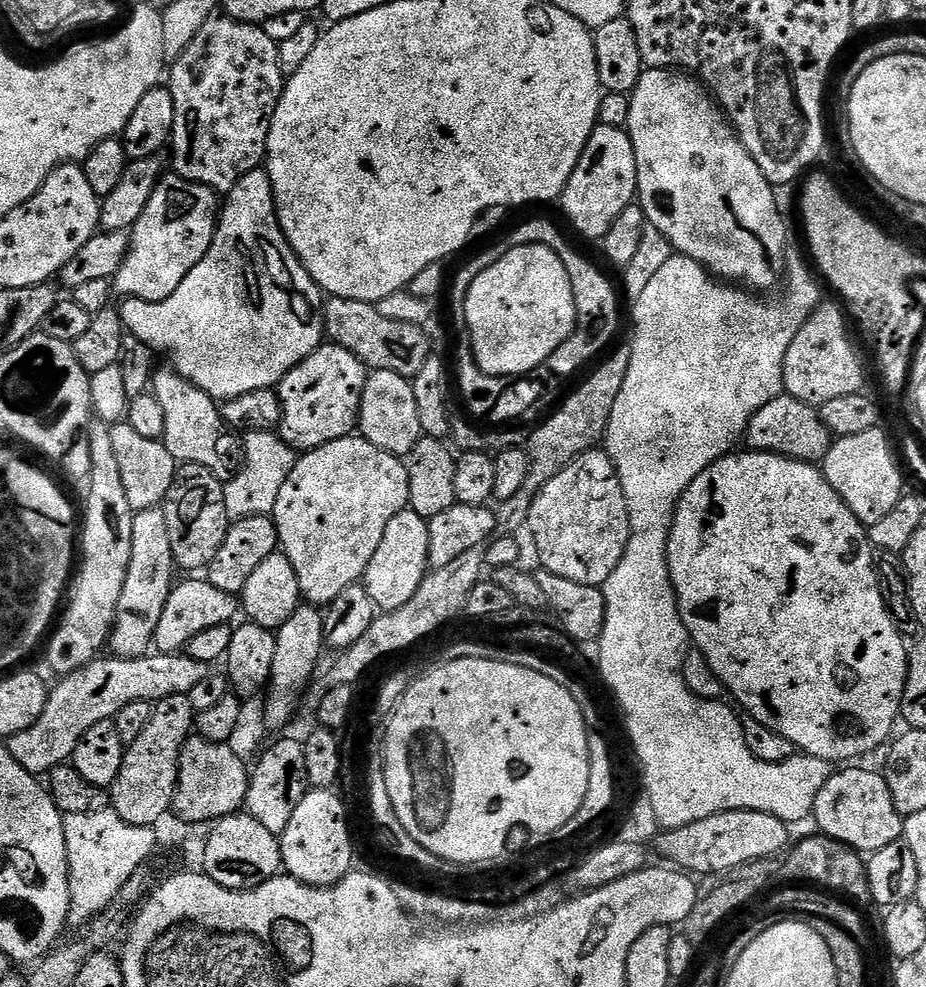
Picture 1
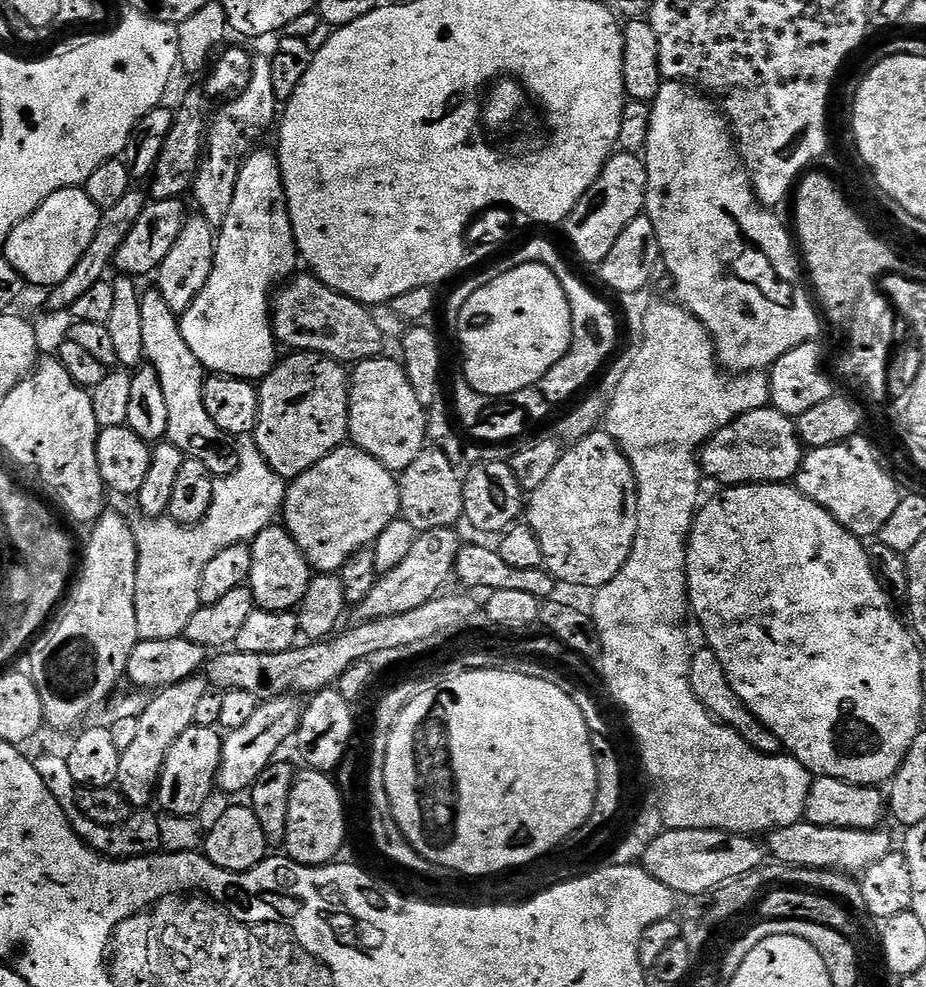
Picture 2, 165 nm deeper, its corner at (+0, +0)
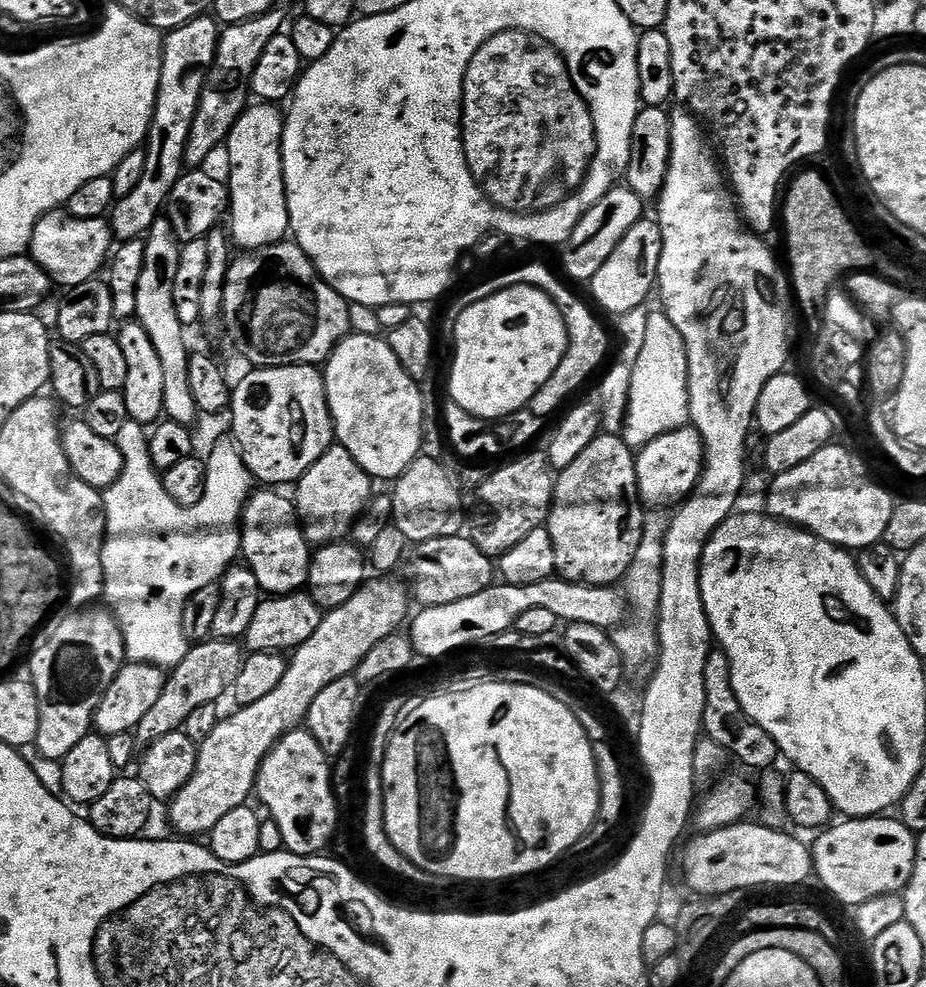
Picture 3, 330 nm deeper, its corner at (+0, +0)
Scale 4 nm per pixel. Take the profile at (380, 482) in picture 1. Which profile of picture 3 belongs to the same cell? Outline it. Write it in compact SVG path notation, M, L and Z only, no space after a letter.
M333 446L306 470L306 474L294 485L294 503L304 536L312 546L323 546L341 541L349 535L350 529L361 519L374 496L373 477L368 475L350 454L350 450Z

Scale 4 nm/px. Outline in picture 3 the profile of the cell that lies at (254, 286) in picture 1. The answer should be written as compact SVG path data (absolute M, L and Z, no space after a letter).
M256 102L245 108L226 141L232 167L226 175L230 220L232 216L230 236L240 244L249 244L252 250L275 244L290 232L282 162L285 113L276 108L272 102Z

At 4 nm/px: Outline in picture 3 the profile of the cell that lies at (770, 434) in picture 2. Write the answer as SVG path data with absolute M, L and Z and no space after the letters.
M692 430L667 432L654 438L635 453L636 481L640 499L645 505L660 504L663 500L683 501L696 491L704 470L704 445Z

